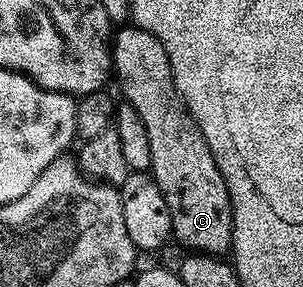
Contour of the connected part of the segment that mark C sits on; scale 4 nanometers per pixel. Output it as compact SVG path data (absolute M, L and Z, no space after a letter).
M128 24L115 31L112 64L115 81L120 81L124 93L123 101L133 106L138 116L142 116L142 124L146 124L152 161L150 173L158 188L162 188L162 196L166 196L174 242L200 256L227 255L232 249L230 192L198 124L177 95L166 48L141 26Z

